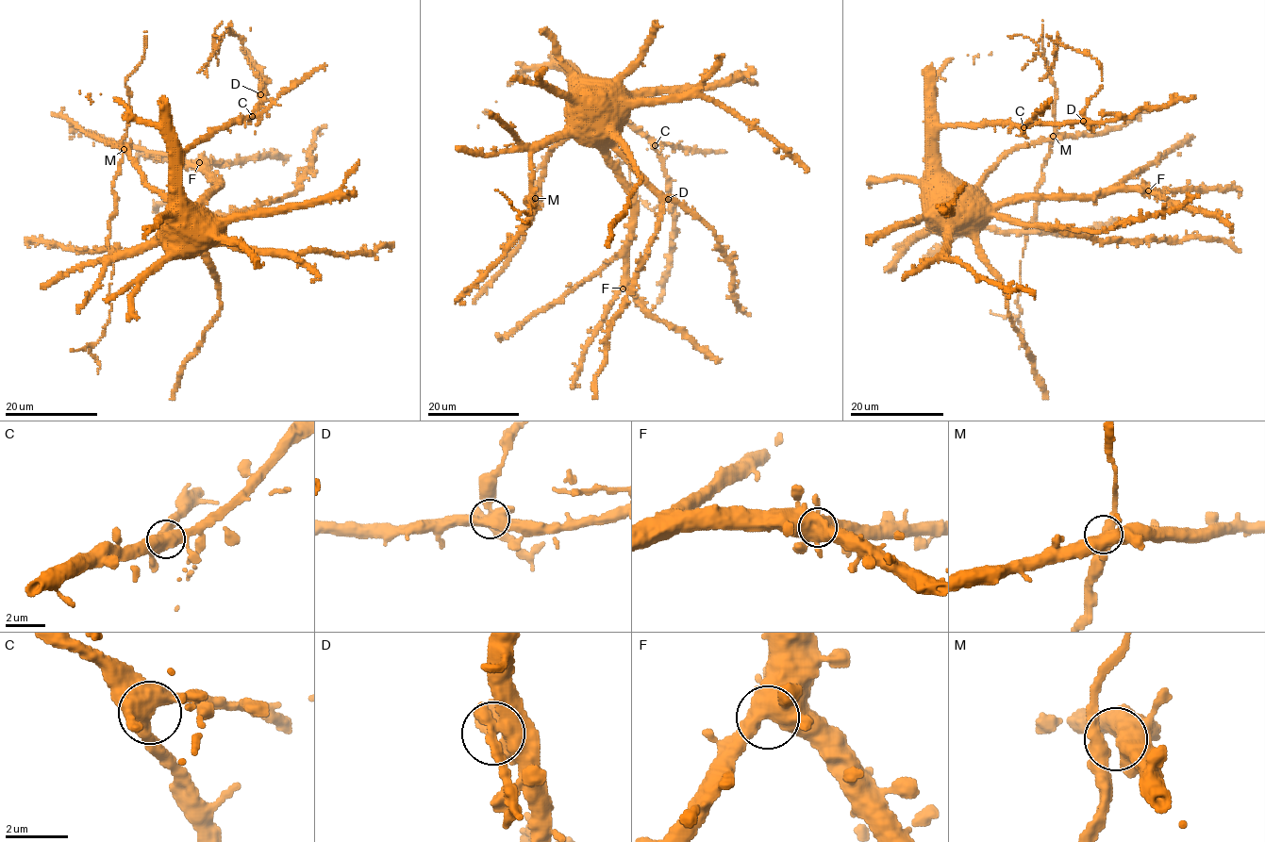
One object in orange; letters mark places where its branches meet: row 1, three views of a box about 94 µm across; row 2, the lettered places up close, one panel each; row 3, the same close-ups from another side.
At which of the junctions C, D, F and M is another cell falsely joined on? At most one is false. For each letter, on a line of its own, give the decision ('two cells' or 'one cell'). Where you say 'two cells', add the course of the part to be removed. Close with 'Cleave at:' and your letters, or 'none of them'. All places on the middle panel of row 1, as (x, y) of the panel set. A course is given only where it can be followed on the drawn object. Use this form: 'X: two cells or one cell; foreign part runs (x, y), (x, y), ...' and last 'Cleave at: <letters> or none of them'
C: one cell
D: two cells; foreign part runs (668, 199), (652, 210), (639, 198), (629, 180), (626, 148), (624, 145), (612, 147), (607, 141), (598, 140)
F: one cell
M: one cell
Cleave at: D

